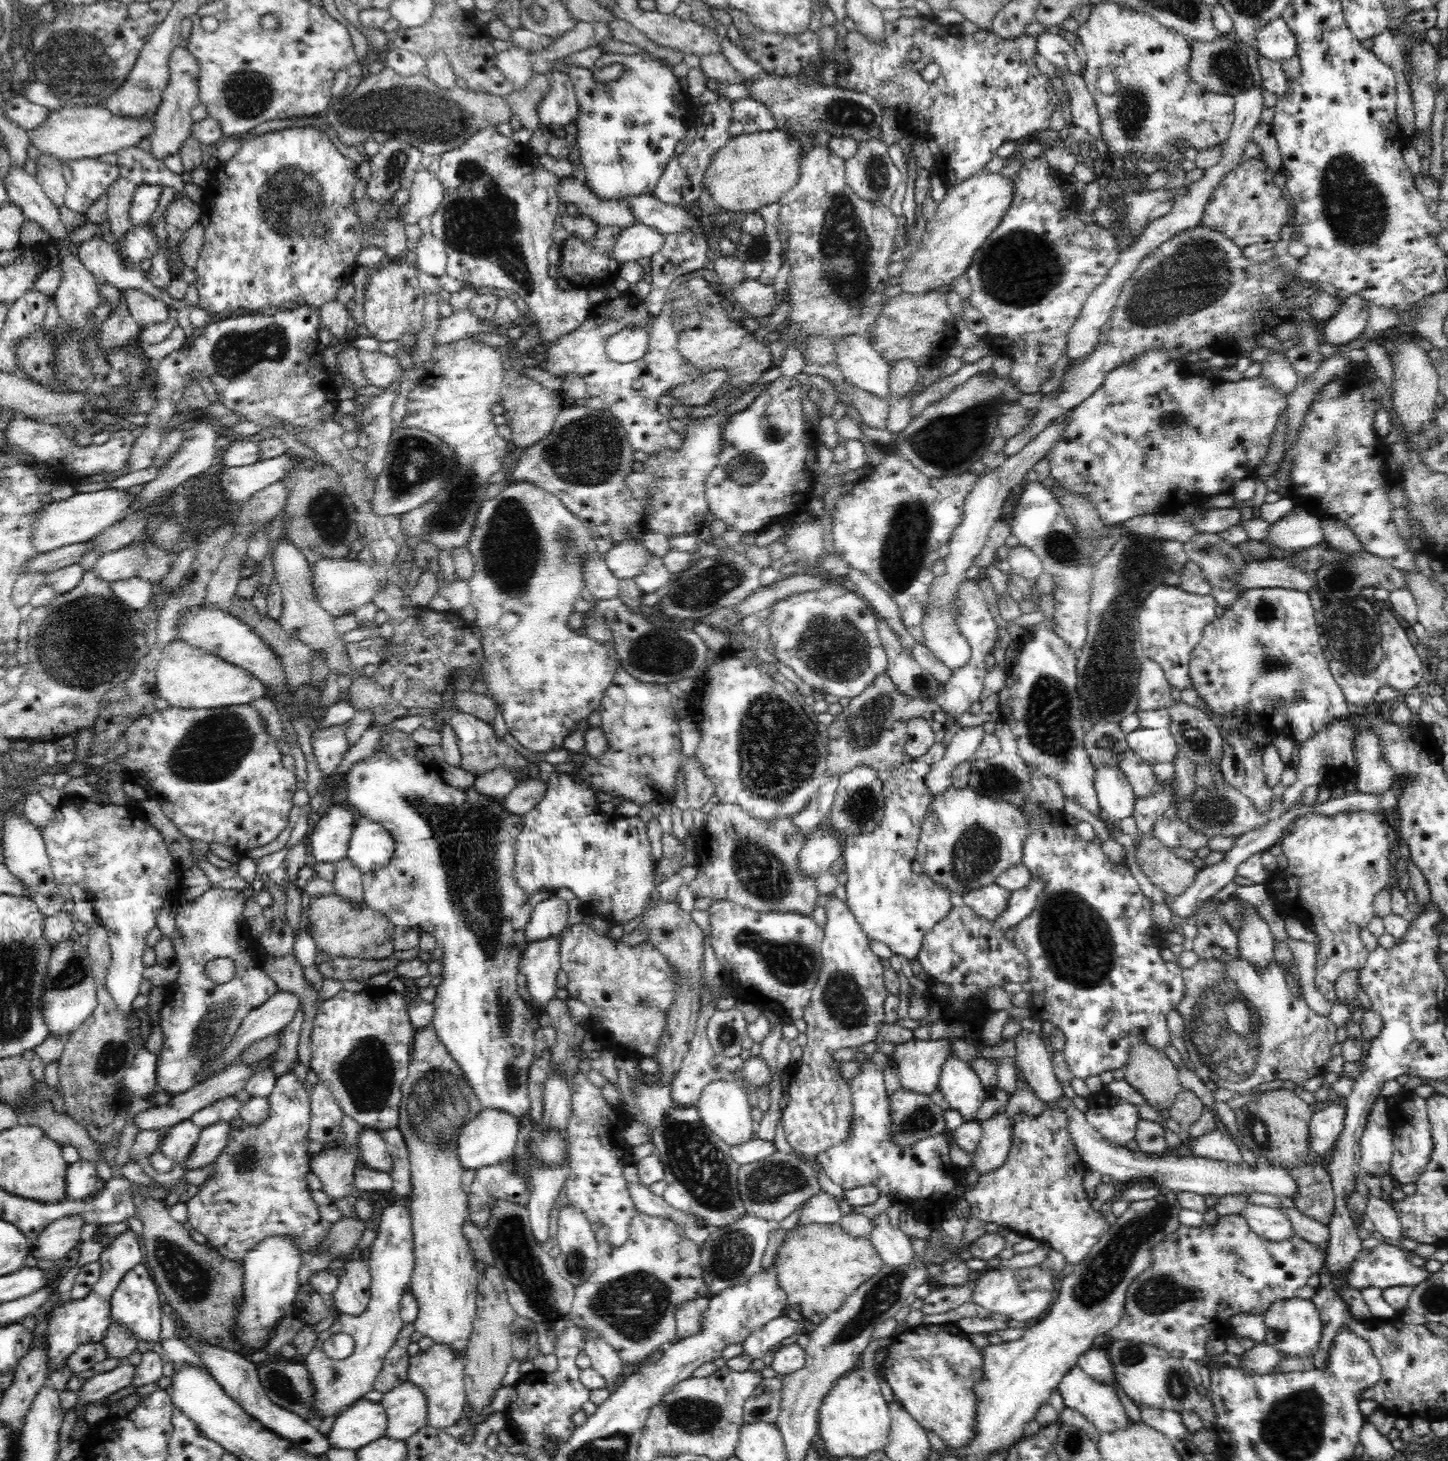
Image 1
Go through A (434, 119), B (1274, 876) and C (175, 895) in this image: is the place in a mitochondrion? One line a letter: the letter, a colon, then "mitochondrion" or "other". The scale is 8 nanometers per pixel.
A: mitochondrion
B: other
C: other

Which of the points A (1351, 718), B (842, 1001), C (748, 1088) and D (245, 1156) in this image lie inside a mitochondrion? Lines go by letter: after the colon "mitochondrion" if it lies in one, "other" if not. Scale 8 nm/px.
A: other
B: mitochondrion
C: other
D: mitochondrion

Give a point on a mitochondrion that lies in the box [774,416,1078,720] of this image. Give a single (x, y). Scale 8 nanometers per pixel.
(905, 545)

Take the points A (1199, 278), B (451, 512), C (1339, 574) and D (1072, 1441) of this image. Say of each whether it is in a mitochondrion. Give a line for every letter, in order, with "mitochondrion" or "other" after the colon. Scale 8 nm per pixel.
A: mitochondrion
B: mitochondrion
C: mitochondrion
D: mitochondrion

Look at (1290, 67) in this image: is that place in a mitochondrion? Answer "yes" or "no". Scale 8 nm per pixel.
no

